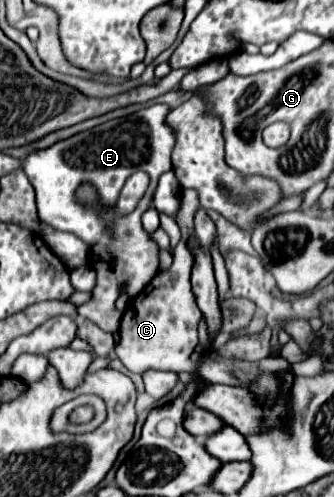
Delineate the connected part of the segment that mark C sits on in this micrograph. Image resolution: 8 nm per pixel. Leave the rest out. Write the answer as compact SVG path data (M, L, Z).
M182 191L180 193L180 213L176 213L176 223L184 233L180 243L172 249L172 265L152 277L152 281L162 281L162 289L166 289L168 297L162 297L162 289L152 289L148 286L140 295L132 297L128 301L128 307L123 312L116 341L116 357L124 363L124 367L132 373L142 374L146 369L160 369L160 371L188 371L194 367L190 361L190 355L196 347L198 335L198 323L202 319L202 313L196 305L192 287L190 287L190 271L194 265L194 253L188 247L188 241L192 239L192 215L200 207L198 193L196 191Z

